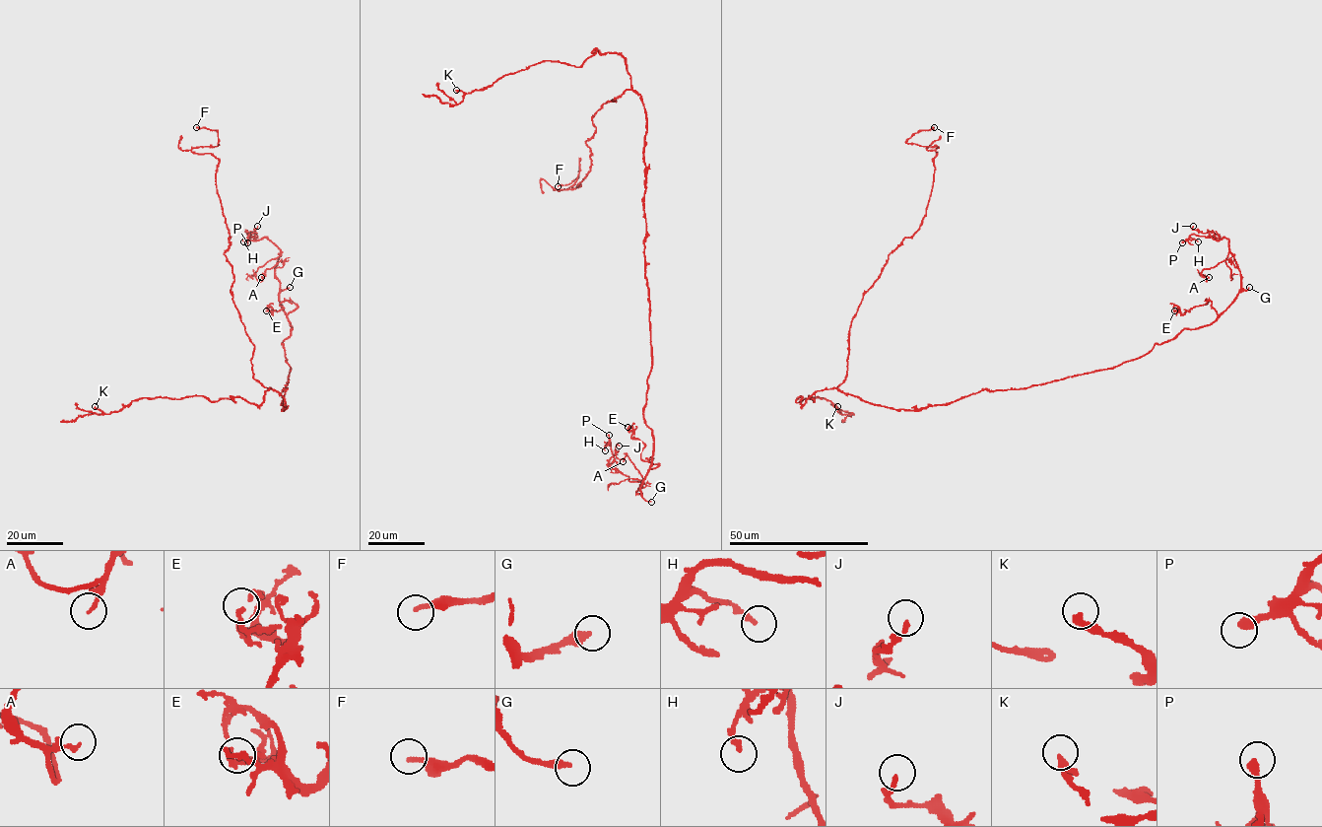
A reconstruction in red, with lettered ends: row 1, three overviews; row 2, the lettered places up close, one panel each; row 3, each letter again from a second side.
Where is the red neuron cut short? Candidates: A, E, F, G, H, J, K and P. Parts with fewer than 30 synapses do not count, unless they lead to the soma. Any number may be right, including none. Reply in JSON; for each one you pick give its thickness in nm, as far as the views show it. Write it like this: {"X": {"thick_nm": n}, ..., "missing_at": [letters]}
{"G": {"thick_nm": 220}, "missing_at": ["G"]}

